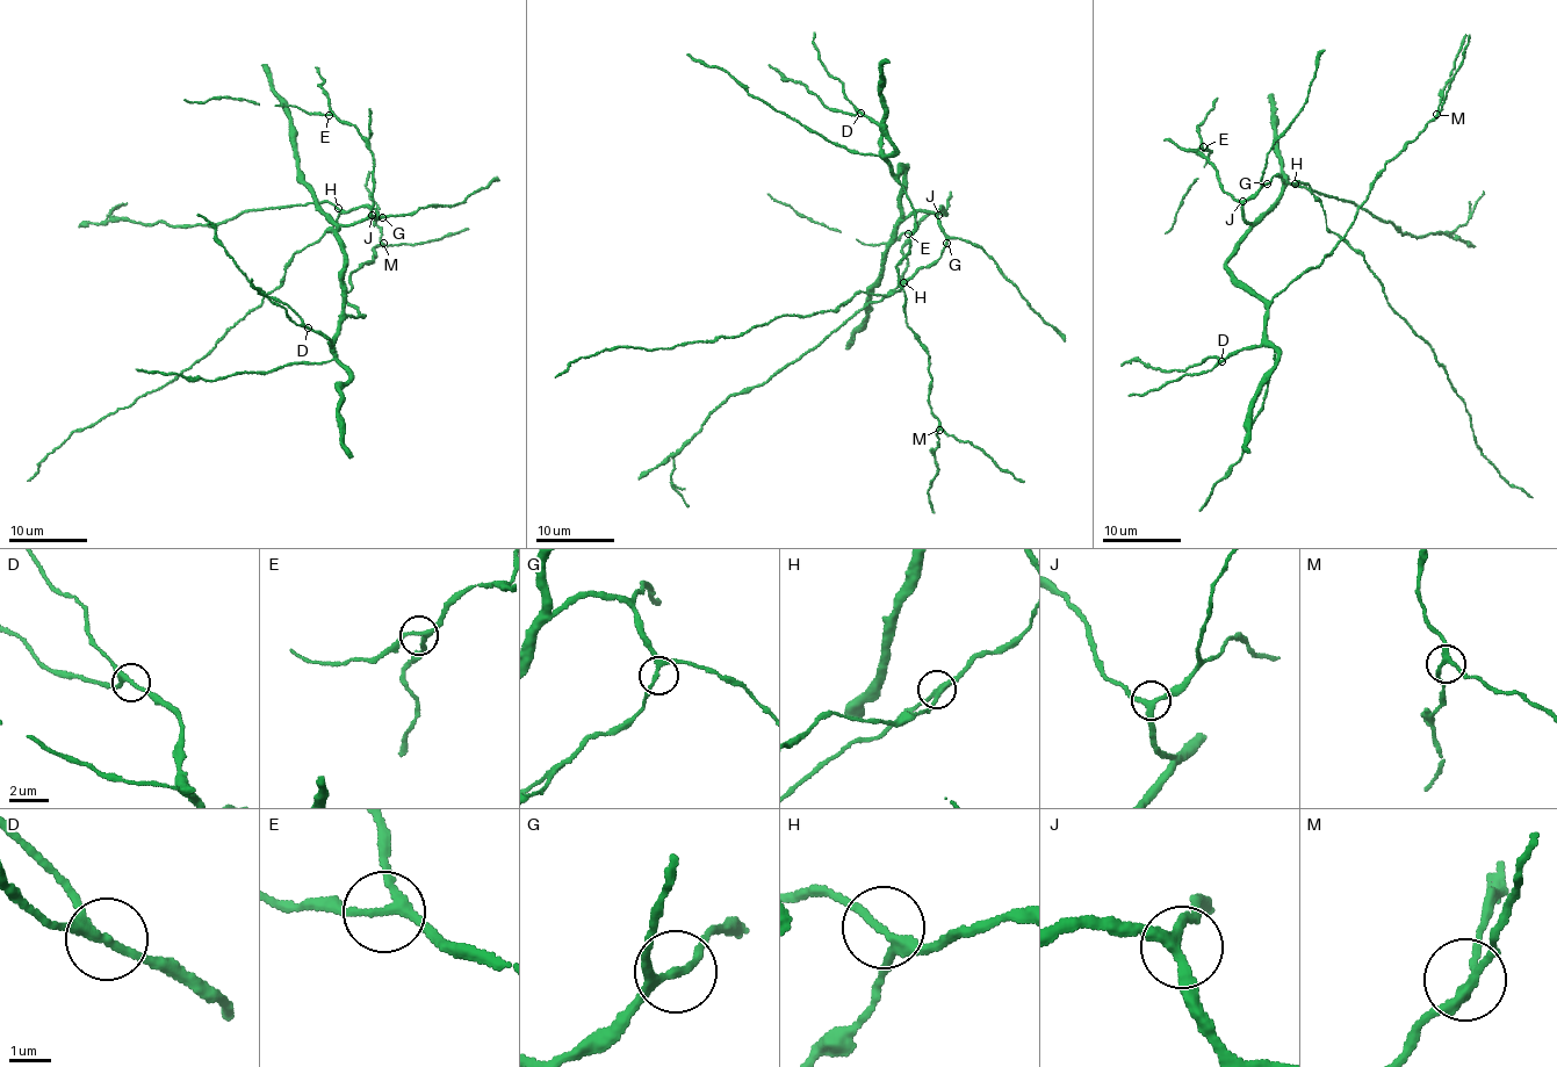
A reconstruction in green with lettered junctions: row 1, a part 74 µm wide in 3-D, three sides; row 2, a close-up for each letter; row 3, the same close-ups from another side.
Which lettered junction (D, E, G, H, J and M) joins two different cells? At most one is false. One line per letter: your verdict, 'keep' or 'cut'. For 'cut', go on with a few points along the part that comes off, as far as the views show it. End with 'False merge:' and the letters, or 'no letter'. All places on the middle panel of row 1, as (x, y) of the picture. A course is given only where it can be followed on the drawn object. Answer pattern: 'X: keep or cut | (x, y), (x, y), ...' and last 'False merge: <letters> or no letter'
D: keep
E: keep
G: keep
H: keep
J: keep
M: keep
False merge: no letter

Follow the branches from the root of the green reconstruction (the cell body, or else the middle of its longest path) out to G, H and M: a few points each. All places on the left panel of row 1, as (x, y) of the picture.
G: (365, 218), (375, 217), (375, 221), (382, 217)
H: (365, 218), (381, 215), (369, 207), (354, 207), (347, 211), (338, 208)
M: (365, 218), (337, 233), (346, 316), (363, 315), (344, 300), (351, 272), (383, 243)

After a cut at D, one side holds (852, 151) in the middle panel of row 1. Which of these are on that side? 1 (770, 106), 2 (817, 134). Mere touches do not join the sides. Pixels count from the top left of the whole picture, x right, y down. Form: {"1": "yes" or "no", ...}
{"1": "yes", "2": "yes"}

